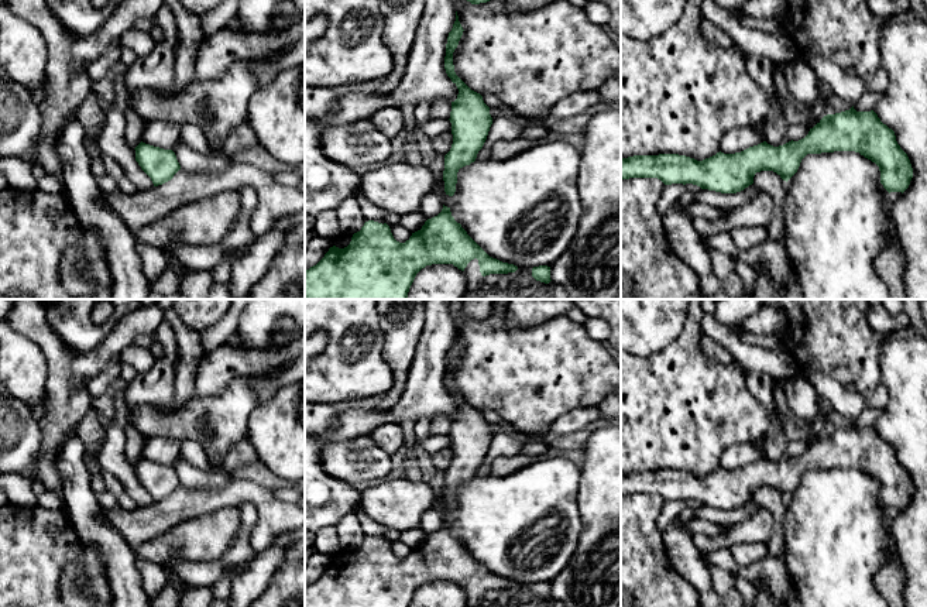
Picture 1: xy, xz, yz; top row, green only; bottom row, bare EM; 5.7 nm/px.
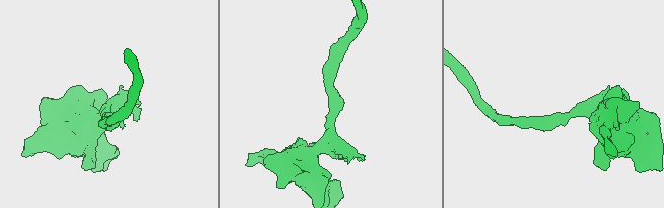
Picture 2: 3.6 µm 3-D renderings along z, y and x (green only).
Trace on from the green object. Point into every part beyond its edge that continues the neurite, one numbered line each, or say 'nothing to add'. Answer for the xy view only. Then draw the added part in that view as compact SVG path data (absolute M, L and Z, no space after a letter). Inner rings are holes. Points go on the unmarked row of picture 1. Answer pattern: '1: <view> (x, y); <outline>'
nothing to add

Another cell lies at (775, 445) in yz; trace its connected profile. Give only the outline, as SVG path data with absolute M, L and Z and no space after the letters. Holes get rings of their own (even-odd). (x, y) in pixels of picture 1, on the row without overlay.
M773 415L770 418L770 426L765 435L765 457L773 463L783 462L789 459L786 453L786 433L784 423L780 415Z

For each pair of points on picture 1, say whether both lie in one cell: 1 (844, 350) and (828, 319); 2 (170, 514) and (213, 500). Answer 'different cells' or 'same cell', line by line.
1: same cell
2: same cell

